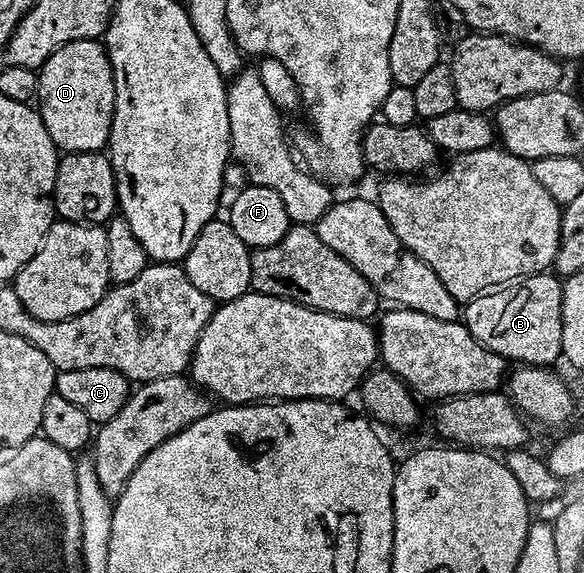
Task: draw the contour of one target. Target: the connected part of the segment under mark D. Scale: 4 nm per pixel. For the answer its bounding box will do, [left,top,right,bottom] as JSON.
[38,40,114,153]

